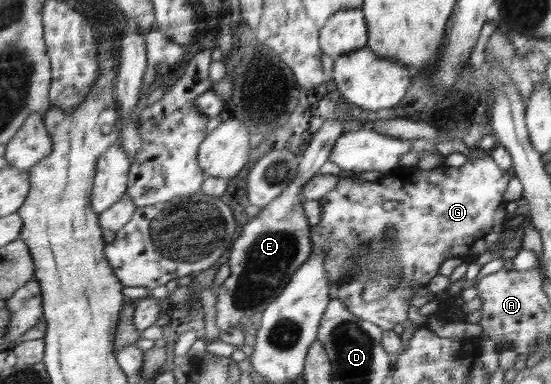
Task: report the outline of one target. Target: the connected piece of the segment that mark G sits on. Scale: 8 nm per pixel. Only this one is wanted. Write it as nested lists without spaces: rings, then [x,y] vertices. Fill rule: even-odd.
[[[490,155],[480,159],[469,158],[460,167],[440,165],[426,170],[417,166],[404,168],[398,165],[394,172],[384,172],[377,181],[366,181],[364,184],[354,182],[352,176],[345,176],[332,191],[318,199],[322,206],[322,215],[318,226],[311,231],[313,253],[324,253],[325,256],[324,269],[330,279],[331,299],[340,299],[356,317],[375,323],[380,329],[394,330],[394,327],[398,327],[396,323],[403,324],[408,319],[408,307],[414,293],[438,275],[438,269],[446,259],[458,257],[474,261],[494,243],[498,243],[497,247],[502,246],[502,251],[499,251],[502,258],[512,259],[522,247],[524,237],[524,234],[514,232],[512,238],[504,234],[517,223],[506,214],[507,202],[502,198],[512,177],[513,175],[508,173],[508,170],[503,170]],[[386,201],[398,201],[400,204],[394,210],[385,211],[382,205]],[[386,226],[393,227],[393,237],[385,235]],[[386,247],[392,247],[388,261],[394,260],[397,263],[395,269],[388,270],[389,276],[394,271],[398,273],[395,287],[393,291],[377,299],[376,303],[364,303],[362,292],[365,283],[372,280],[369,279],[372,276],[369,275],[371,265],[376,258],[383,256]]]

